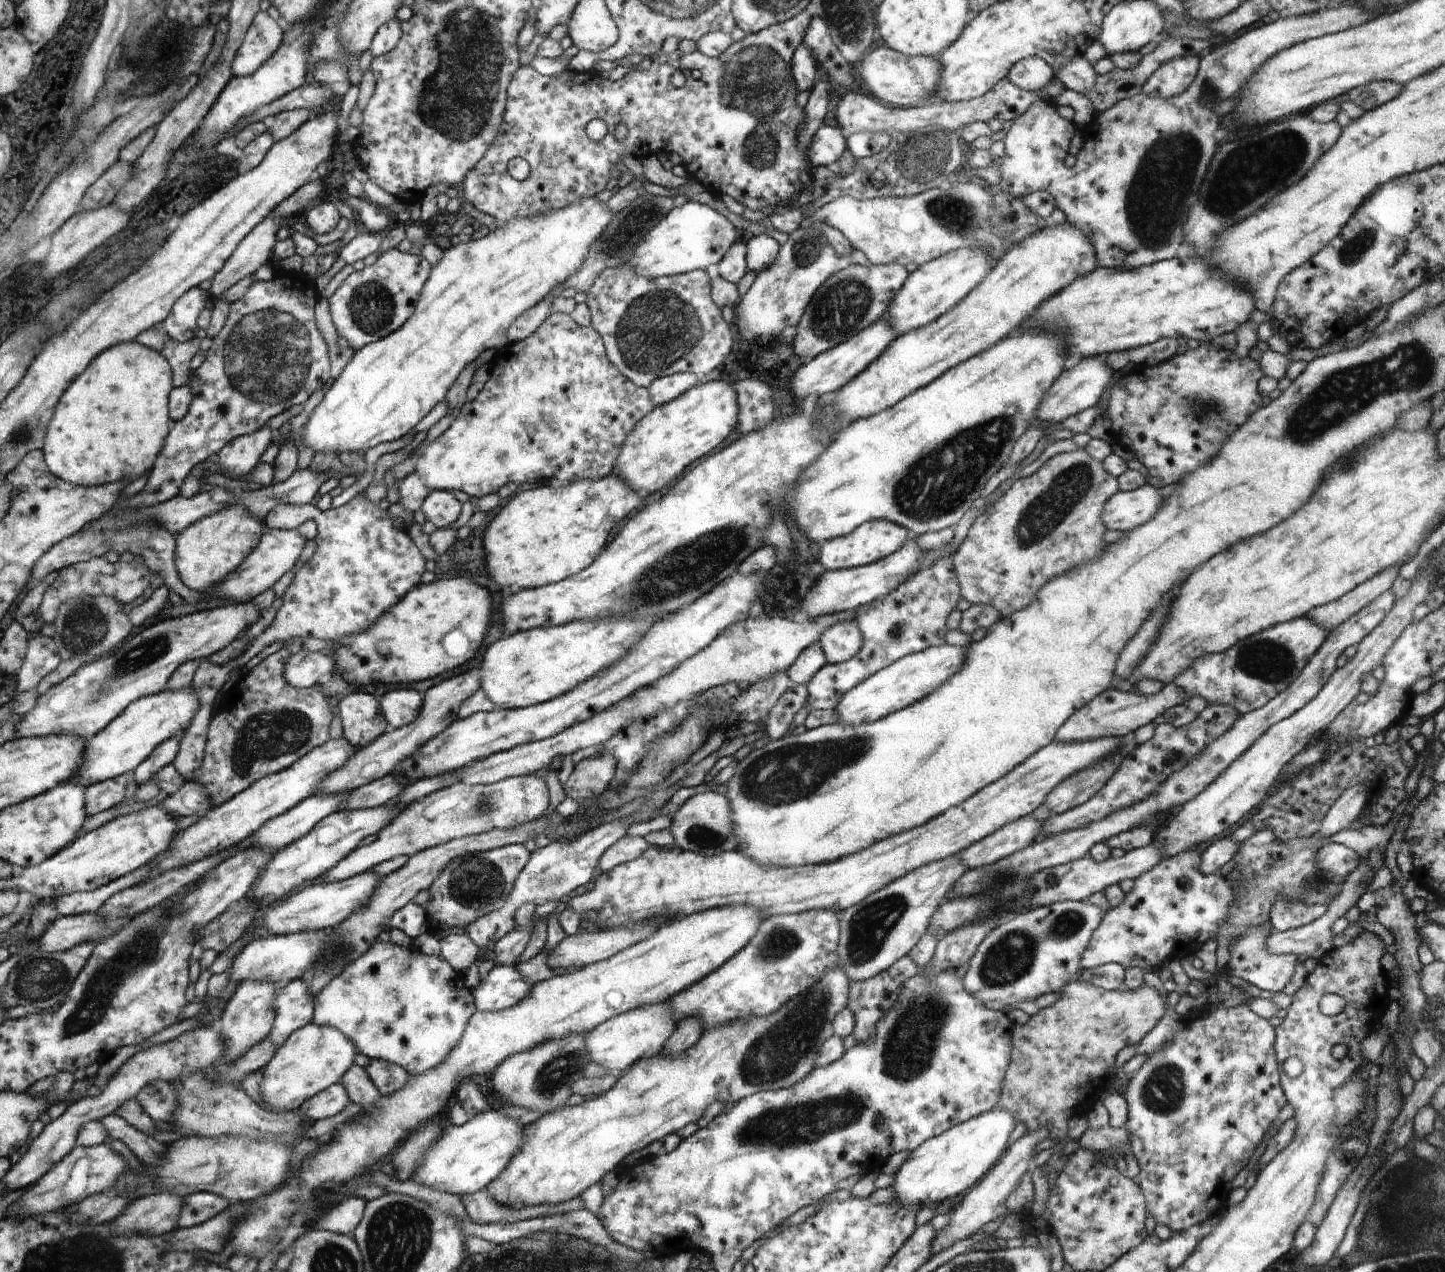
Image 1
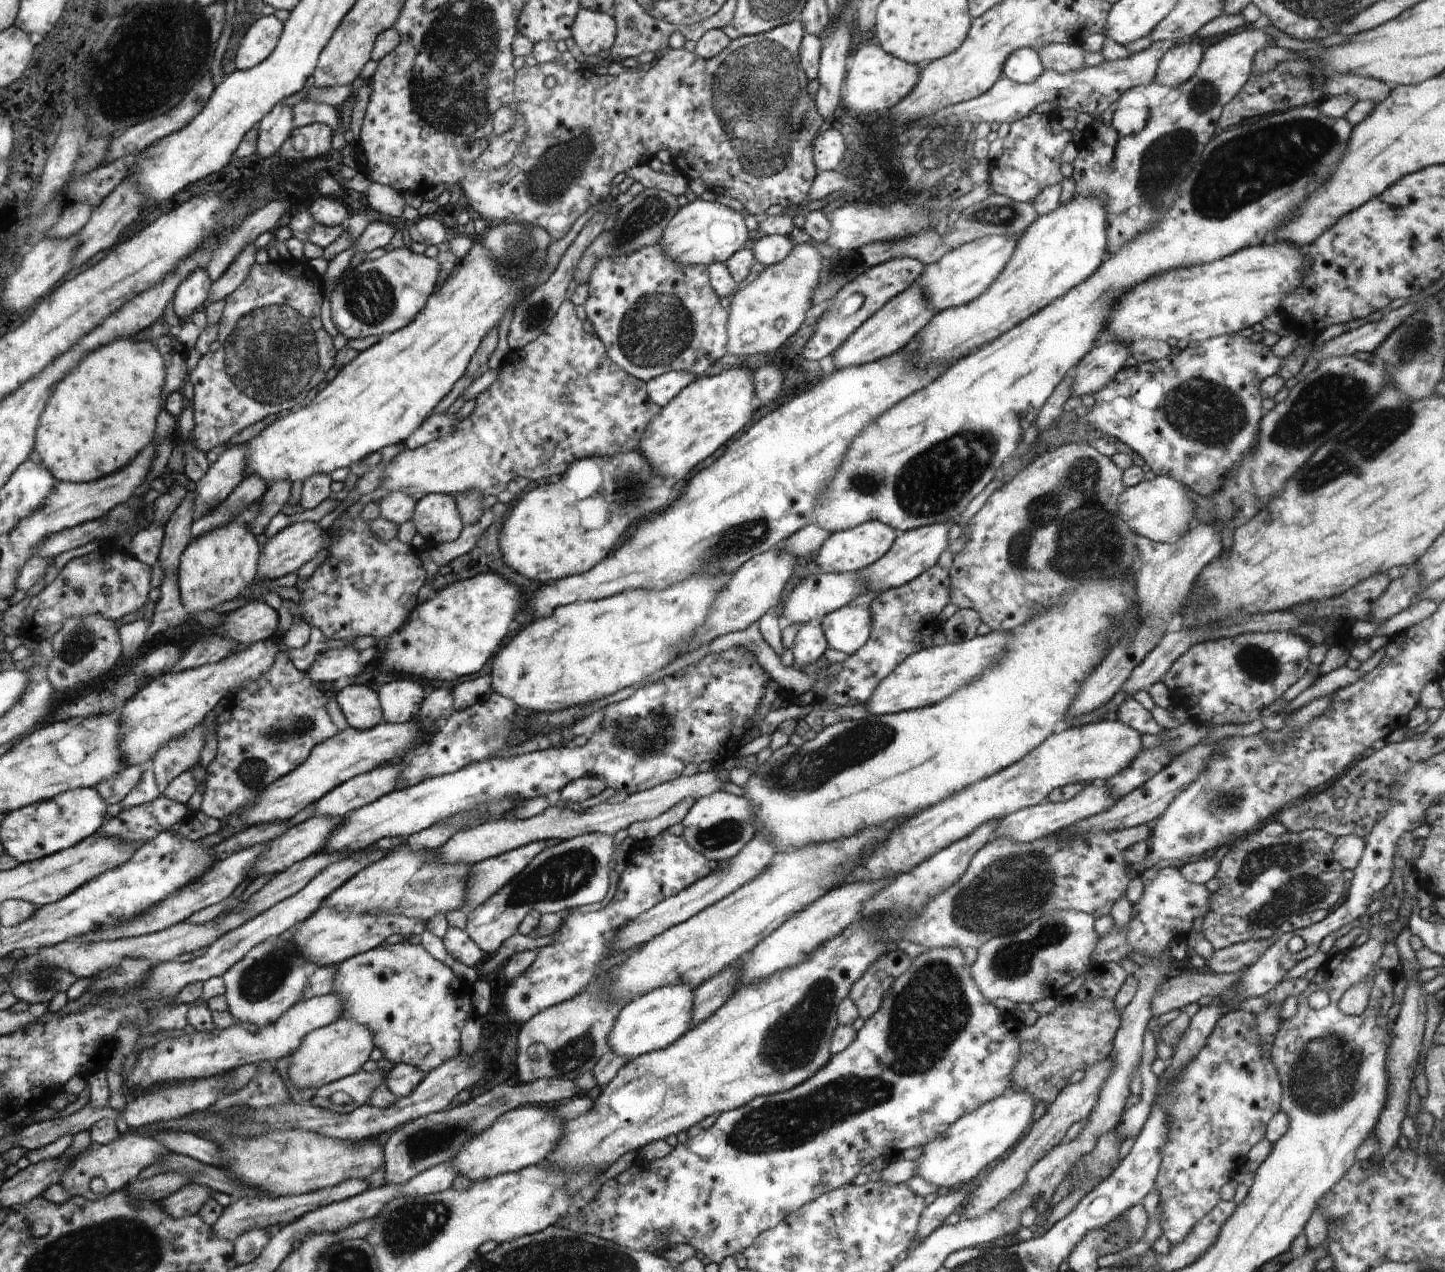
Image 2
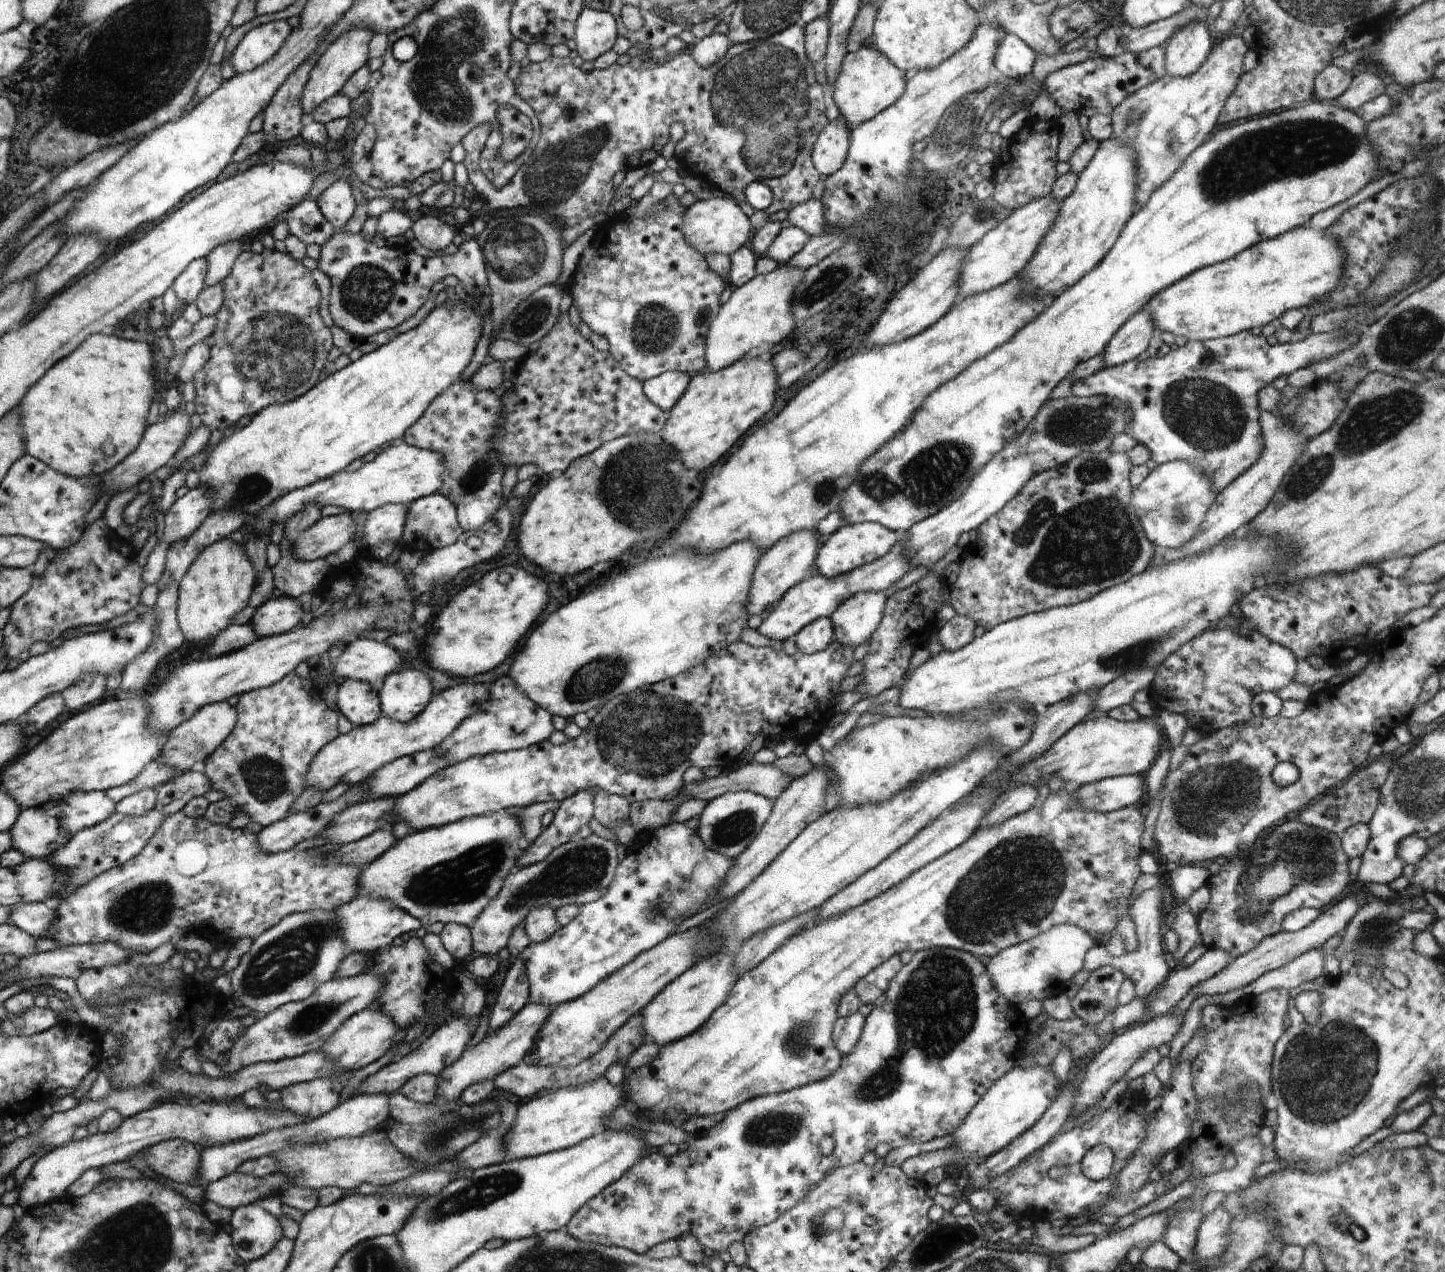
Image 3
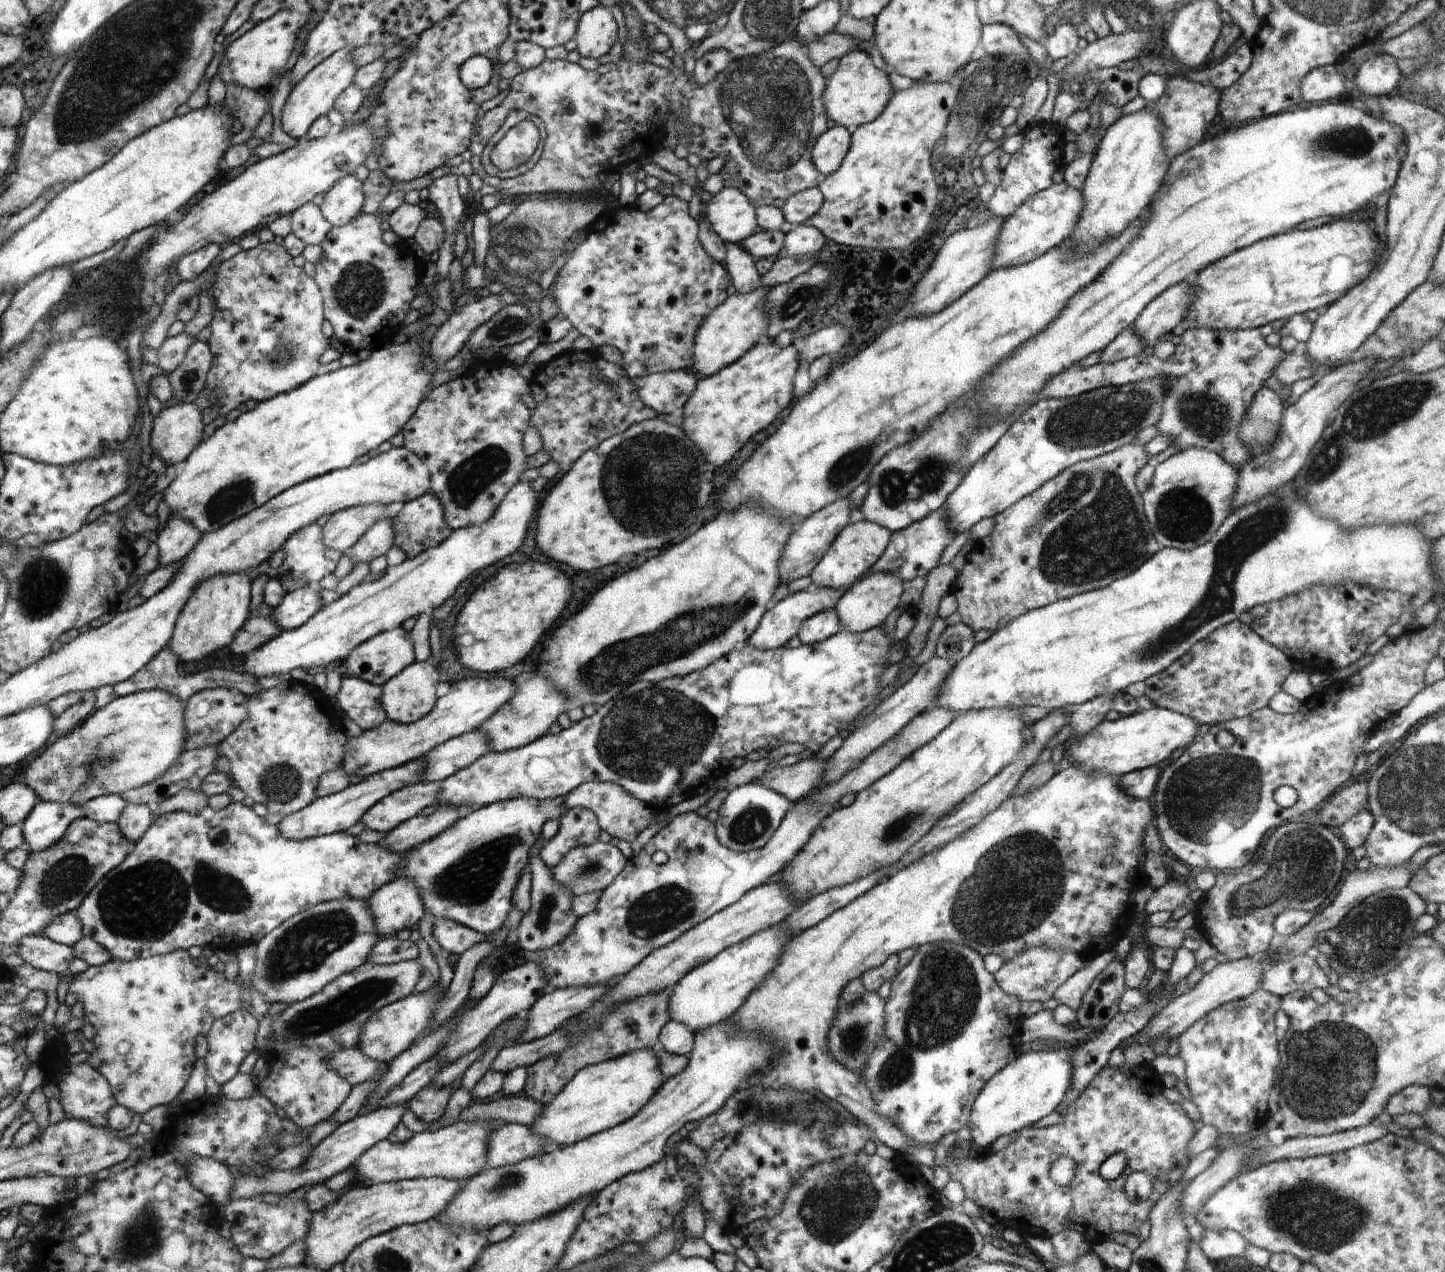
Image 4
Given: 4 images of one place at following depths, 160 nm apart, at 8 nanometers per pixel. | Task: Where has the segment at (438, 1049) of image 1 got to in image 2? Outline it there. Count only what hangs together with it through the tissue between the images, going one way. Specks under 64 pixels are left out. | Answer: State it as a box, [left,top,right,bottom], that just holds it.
[331,940,476,1075]

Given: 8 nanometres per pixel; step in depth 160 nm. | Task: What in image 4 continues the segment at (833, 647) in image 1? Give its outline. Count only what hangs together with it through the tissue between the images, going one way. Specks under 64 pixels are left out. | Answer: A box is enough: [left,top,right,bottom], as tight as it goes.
[835,572,903,633]

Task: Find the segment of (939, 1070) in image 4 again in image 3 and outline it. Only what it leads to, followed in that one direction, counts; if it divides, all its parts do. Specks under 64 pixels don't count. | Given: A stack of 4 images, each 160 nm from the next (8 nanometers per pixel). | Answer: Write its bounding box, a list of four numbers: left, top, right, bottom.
[564,947,1029,1254]

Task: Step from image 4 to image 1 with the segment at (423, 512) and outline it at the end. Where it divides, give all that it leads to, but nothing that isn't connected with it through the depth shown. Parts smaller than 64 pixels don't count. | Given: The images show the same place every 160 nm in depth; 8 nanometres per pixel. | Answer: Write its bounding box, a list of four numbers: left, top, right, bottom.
[421,490,461,529]

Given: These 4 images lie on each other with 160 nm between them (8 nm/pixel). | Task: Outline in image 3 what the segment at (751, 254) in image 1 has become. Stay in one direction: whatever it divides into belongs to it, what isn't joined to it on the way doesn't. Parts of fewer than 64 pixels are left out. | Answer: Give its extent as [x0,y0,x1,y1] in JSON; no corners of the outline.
[765,228,811,265]

